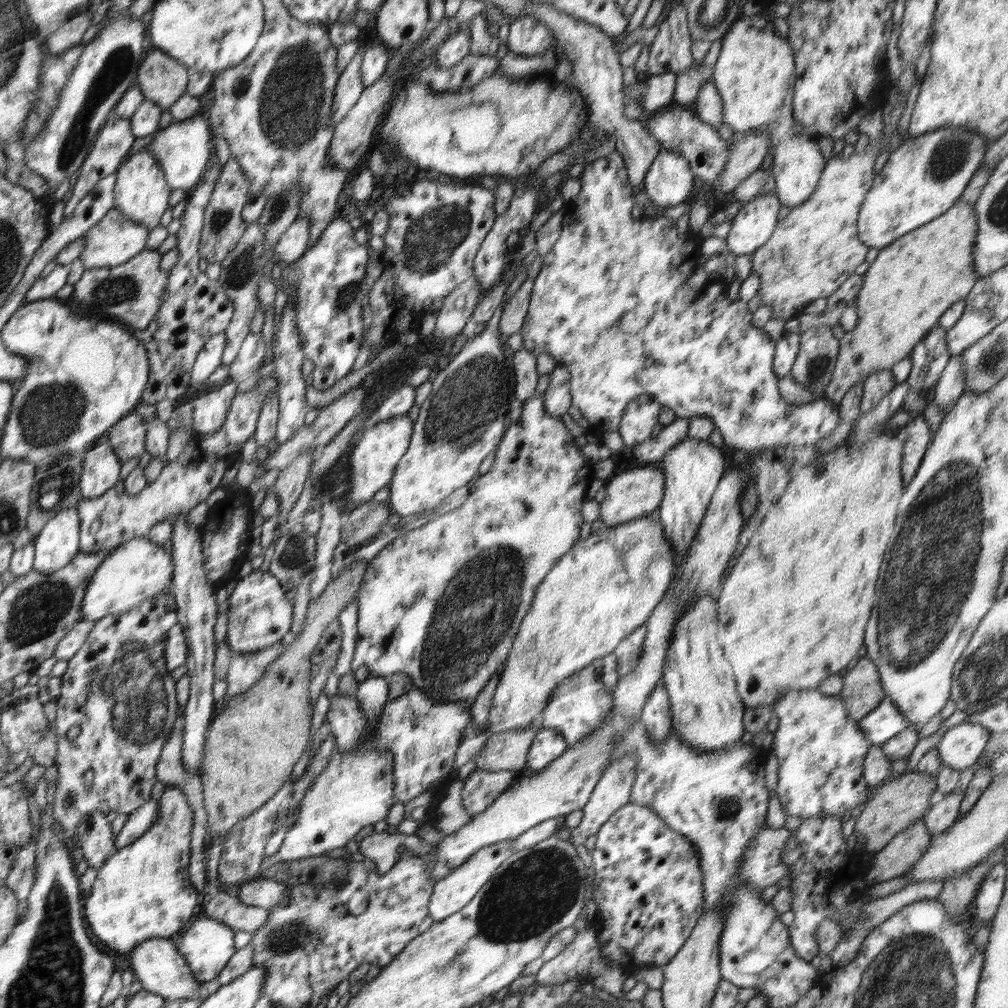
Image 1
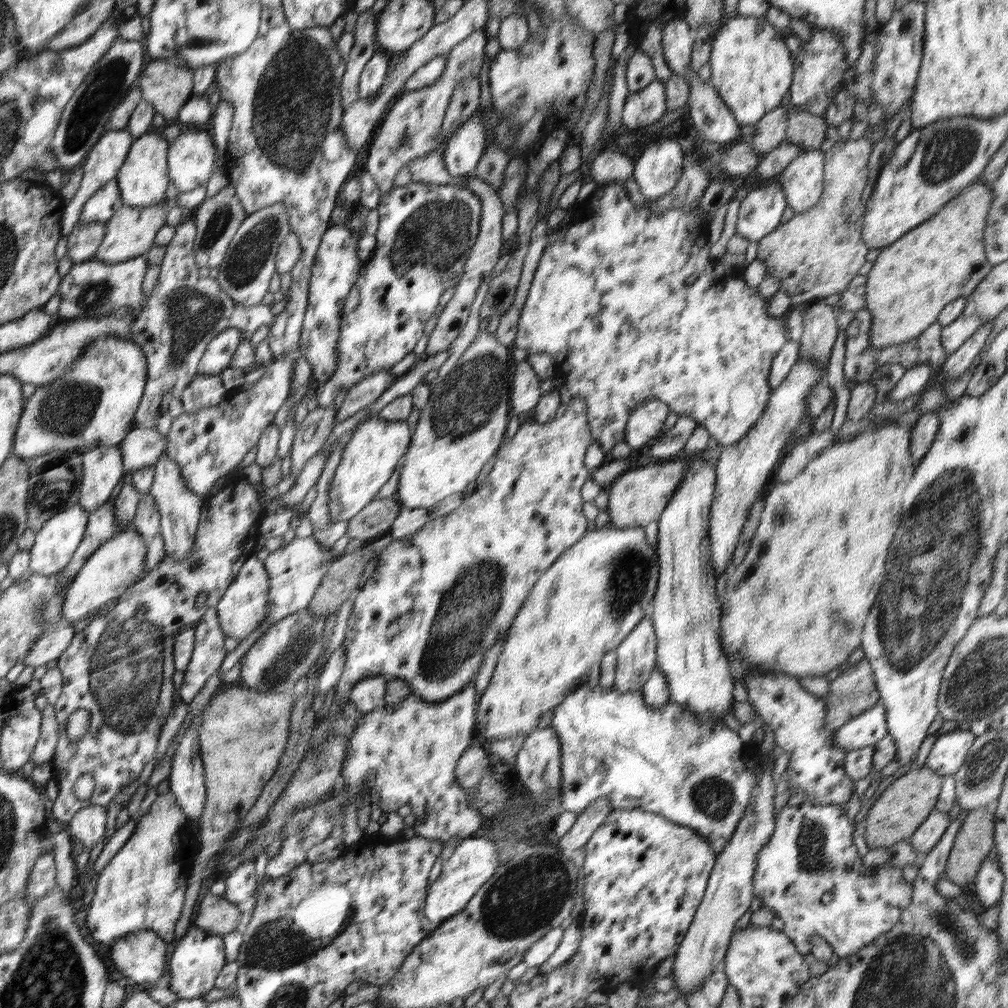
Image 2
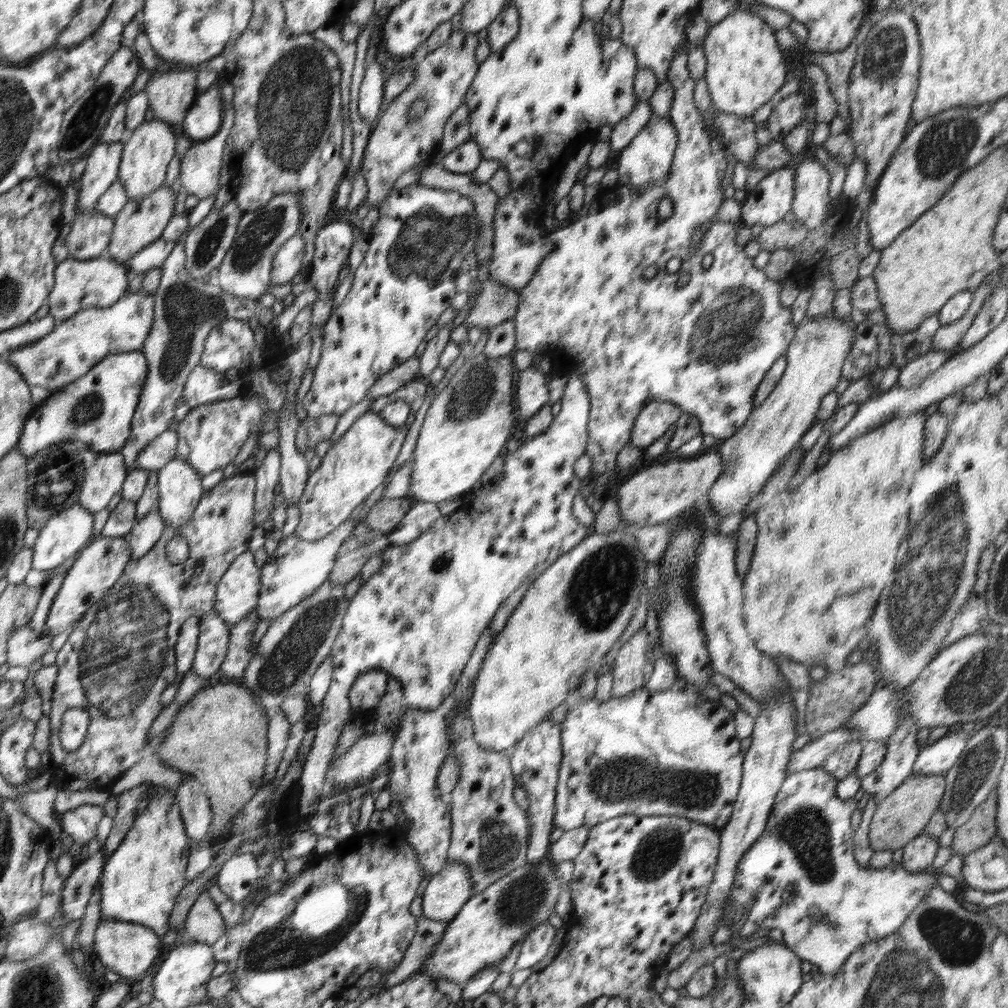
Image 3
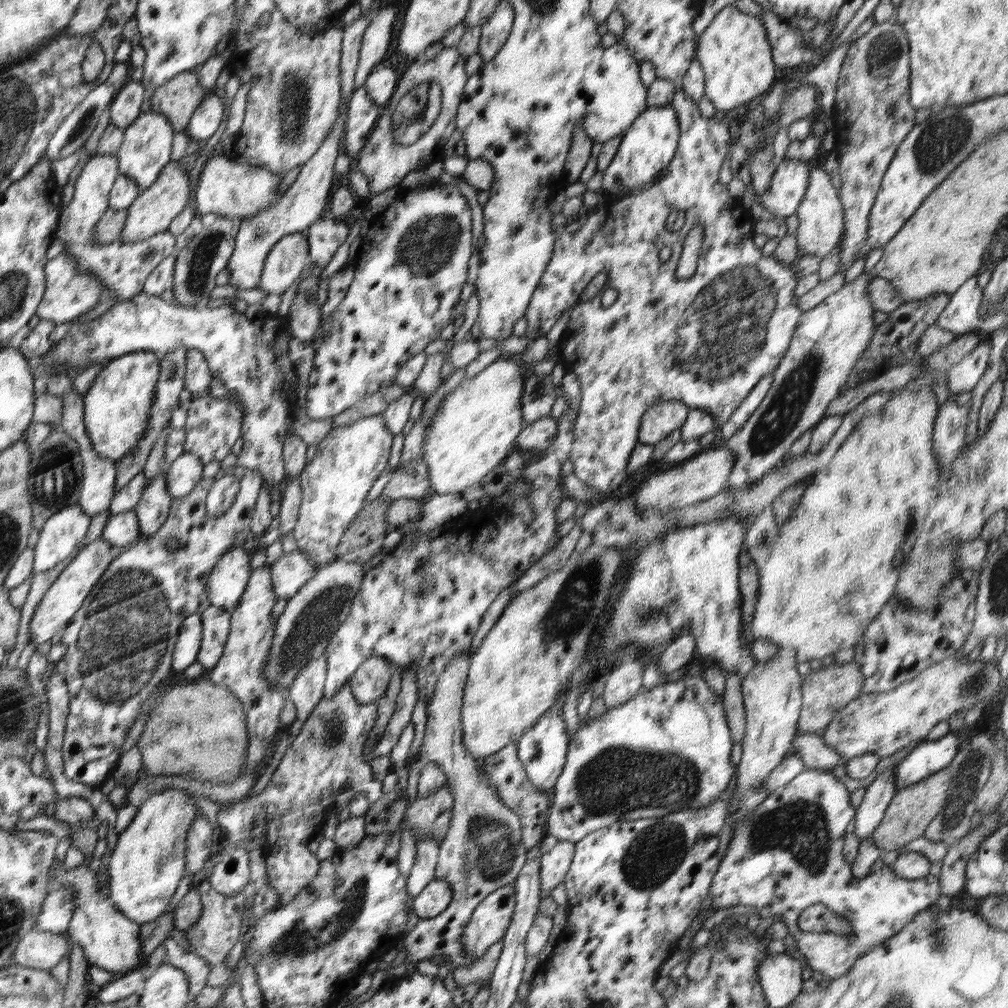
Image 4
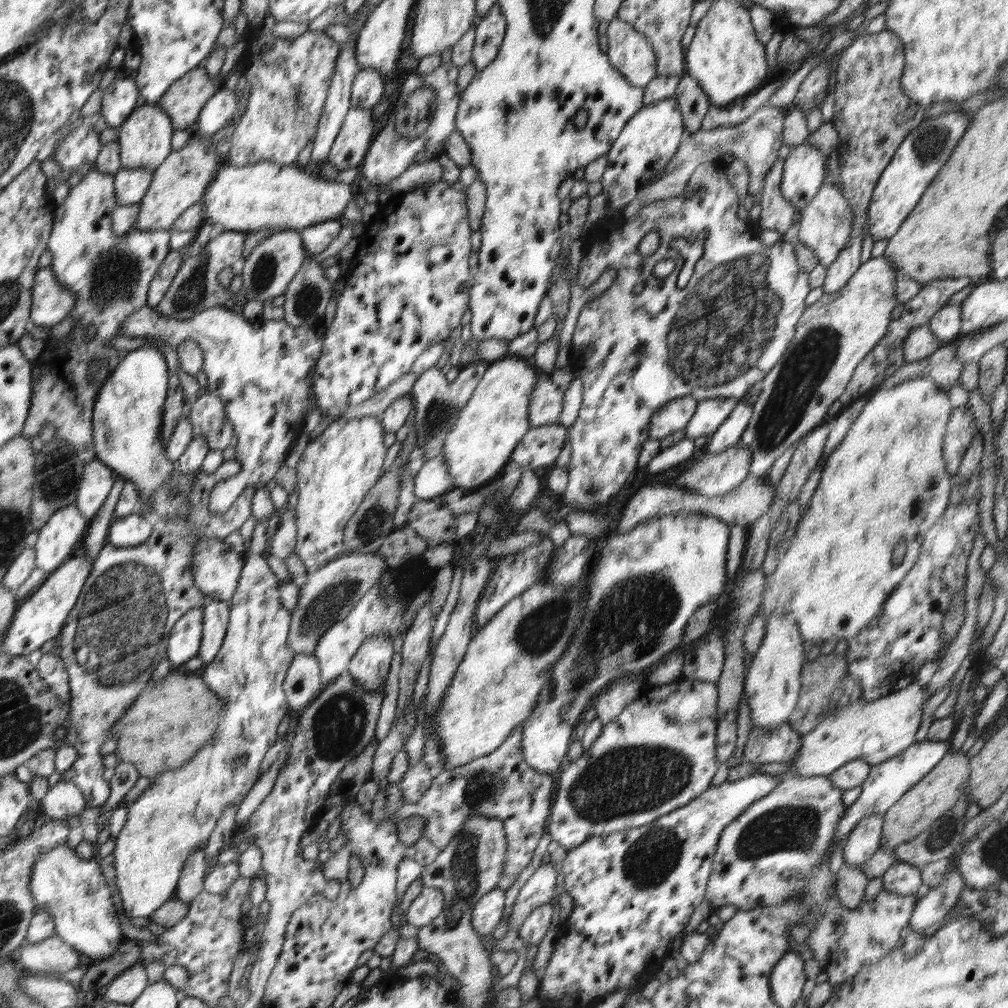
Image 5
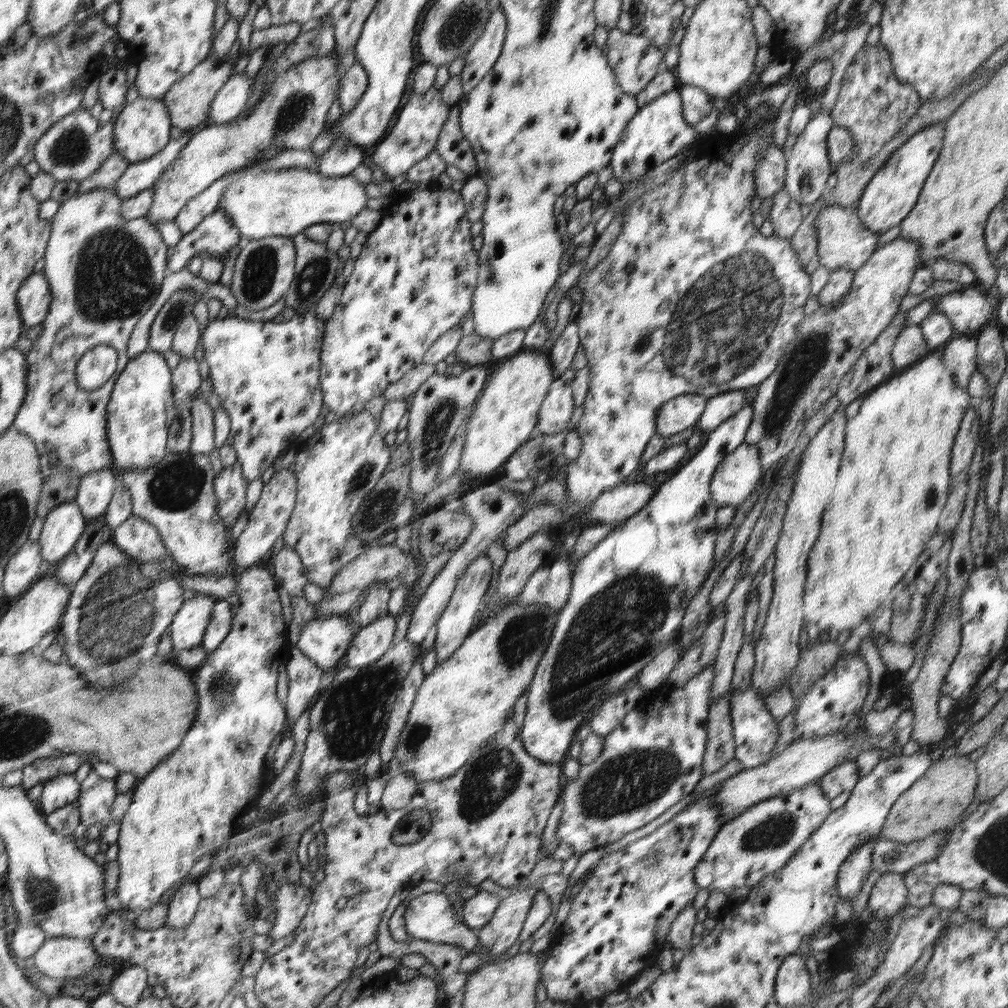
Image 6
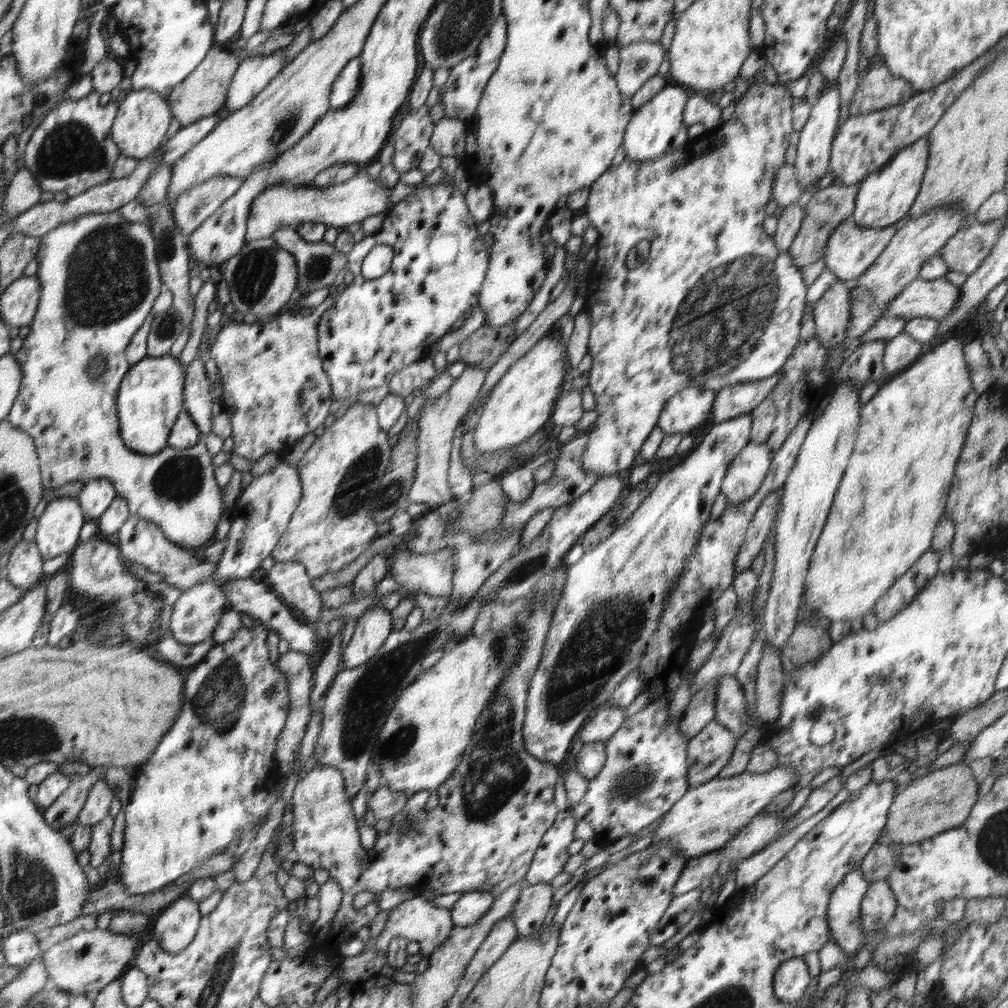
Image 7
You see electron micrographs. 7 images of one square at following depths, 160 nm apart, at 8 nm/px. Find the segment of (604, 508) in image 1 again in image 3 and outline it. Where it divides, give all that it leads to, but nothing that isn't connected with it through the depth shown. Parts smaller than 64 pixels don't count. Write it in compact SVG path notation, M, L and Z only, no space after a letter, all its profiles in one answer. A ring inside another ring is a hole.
M708 453L694 460L660 459L650 468L642 469L623 482L618 491L618 502L622 520L628 526L643 527L669 518L678 517L681 512L693 508L707 497L708 491L721 475L723 460L719 454Z

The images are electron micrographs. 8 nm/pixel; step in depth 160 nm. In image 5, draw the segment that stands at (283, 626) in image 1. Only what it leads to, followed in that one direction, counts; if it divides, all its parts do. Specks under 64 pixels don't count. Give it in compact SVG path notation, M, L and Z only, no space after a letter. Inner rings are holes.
M219 538L204 539L195 546L195 584L200 592L216 601L234 598L244 560L238 552L228 552L228 544Z

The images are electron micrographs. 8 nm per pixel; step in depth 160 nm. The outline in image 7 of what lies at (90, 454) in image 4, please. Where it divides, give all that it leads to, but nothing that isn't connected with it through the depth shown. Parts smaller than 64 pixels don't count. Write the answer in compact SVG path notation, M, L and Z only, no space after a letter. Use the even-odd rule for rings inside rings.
M96 478L83 484L77 499L85 516L93 523L94 519L104 514L116 496L118 496L118 492L112 481Z

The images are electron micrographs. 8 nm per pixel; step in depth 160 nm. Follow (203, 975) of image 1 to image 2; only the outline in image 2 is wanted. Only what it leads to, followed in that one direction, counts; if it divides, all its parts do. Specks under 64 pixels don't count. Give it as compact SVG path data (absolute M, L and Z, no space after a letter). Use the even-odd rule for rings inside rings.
M191 928L178 942L169 963L171 964L171 977L168 987L180 1000L206 996L215 986L215 980L219 972L226 966L224 957L223 938L214 933L208 933L204 929Z

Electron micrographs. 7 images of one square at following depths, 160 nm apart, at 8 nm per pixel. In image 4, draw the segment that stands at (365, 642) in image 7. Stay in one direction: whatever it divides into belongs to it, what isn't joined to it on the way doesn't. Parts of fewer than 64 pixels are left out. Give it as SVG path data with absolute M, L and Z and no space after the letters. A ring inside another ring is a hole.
M383 656L368 657L351 676L350 683L360 704L372 704L383 698L390 682L390 664Z

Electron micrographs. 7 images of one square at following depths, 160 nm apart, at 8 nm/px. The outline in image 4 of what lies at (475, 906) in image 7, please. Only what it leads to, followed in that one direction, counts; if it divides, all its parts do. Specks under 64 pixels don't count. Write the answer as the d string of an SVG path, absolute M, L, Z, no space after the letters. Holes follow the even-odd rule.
M511 883L497 888L476 906L460 937L465 956L468 955L471 962L482 957L497 940L504 938L512 924L515 904L515 888Z

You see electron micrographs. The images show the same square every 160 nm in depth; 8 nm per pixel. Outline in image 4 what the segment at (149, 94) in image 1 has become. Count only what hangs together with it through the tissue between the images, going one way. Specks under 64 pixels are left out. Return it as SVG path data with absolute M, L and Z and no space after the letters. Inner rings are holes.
M194 70L174 76L168 83L158 87L151 95L151 111L162 114L179 133L184 130L206 96L198 74Z

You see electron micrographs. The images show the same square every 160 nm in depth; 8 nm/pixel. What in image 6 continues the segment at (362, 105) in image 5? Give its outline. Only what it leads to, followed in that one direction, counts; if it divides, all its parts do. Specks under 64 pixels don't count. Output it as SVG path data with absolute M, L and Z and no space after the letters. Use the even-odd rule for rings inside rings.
M354 63L344 76L339 79L338 100L340 107L345 114L352 112L358 106L359 100L363 98L364 91L367 90L368 75L363 64Z

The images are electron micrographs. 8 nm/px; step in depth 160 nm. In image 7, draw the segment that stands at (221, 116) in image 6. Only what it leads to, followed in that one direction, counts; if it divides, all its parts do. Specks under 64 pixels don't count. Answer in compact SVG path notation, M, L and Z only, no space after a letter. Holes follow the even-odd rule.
M286 47L278 49L268 56L244 57L244 62L236 69L227 92L225 115L244 108L268 86L286 65L285 49Z

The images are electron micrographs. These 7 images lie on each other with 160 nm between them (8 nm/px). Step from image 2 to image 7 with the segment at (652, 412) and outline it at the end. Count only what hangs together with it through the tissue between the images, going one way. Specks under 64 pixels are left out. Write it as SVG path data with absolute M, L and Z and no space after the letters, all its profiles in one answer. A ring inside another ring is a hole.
M690 385L669 398L660 413L657 426L665 434L688 434L704 423L711 413L716 391Z

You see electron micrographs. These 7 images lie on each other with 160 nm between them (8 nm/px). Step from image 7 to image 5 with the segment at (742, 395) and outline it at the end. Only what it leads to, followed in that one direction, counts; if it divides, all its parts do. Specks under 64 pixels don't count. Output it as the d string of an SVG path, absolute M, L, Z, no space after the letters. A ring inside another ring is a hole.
M734 397L699 401L690 422L685 426L686 438L711 435L730 416L740 400Z

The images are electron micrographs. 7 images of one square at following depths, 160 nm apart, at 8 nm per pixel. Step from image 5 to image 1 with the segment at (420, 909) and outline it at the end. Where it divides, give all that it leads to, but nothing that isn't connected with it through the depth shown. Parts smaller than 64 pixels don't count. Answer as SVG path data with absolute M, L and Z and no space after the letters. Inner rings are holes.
M562 818L549 819L541 824L532 826L527 832L524 832L520 837L516 837L508 842L490 844L486 848L480 848L470 856L460 868L454 868L442 880L436 881L433 886L433 893L429 900L428 912L433 923L448 919L448 916L458 912L463 906L466 906L473 896L488 882L492 873L496 871L512 854L517 851L535 846L546 838L556 834L558 824L562 822Z

